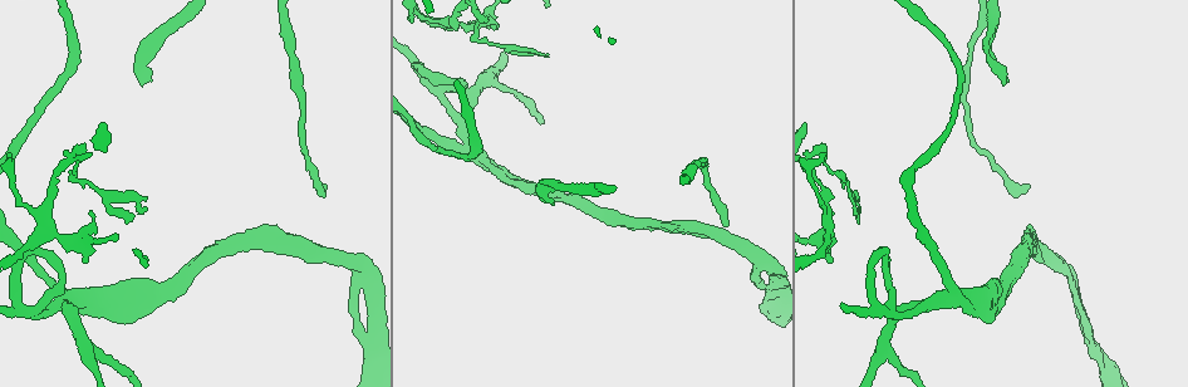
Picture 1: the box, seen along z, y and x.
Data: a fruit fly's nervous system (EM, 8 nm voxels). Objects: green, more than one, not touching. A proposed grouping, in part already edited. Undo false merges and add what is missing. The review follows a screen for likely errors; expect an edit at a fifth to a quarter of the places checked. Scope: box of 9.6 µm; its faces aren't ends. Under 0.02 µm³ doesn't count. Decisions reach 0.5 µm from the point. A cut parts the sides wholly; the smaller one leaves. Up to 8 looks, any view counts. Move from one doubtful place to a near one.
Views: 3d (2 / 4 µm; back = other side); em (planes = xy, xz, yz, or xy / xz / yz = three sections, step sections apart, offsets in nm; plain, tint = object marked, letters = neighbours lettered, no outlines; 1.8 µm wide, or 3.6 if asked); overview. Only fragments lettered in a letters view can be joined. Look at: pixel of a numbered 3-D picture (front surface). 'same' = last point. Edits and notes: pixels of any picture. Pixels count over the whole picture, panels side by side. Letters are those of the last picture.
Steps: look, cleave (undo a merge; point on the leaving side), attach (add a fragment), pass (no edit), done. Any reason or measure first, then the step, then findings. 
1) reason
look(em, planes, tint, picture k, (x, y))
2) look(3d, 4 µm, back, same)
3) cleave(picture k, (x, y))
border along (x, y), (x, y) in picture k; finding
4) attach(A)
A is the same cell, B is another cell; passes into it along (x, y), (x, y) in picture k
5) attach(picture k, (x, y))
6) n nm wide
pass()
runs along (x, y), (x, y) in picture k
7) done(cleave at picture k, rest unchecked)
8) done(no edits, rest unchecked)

arms part here
look(em, planes, tint, picture 1, (992, 295))

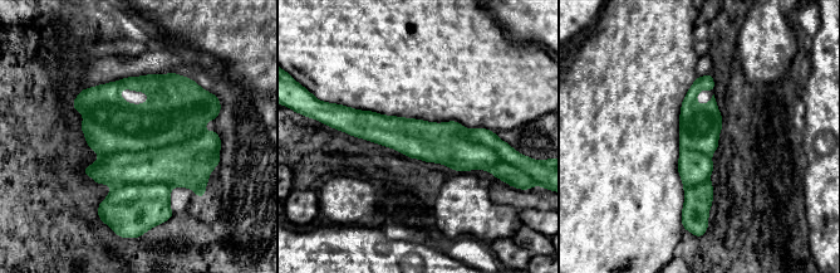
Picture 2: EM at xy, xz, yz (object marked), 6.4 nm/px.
see the neighbours
look(em, planes, letters, same)

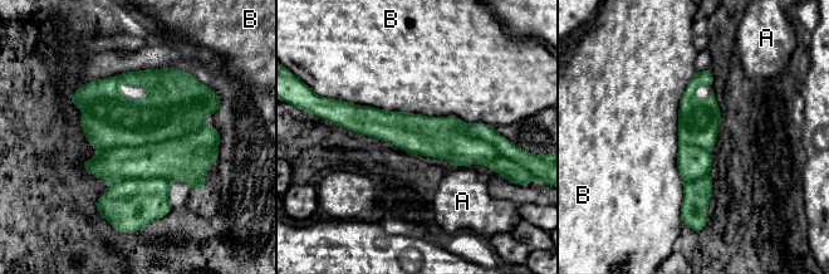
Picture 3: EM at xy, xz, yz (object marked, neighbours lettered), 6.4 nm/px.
B touches over 1000 nm
pass()
A and B are other cells; continuous, no second cell

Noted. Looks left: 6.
arms part here
look(3d, 2 µm, picture 1, (954, 292))

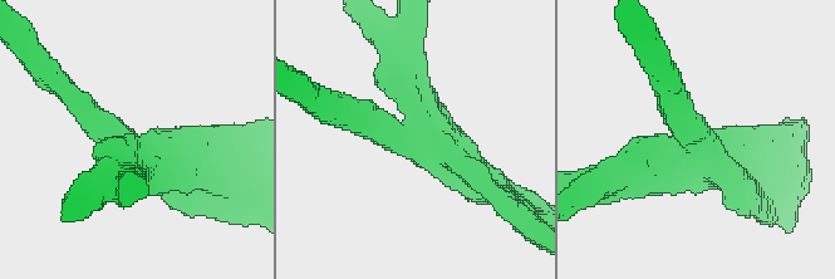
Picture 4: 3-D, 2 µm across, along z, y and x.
3 arms; arms of 220, 220, 220 nm; need the tissue
look(em, planes, tint, picture 4, (141, 149))

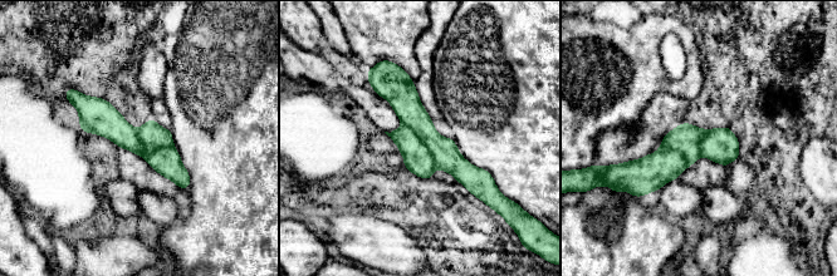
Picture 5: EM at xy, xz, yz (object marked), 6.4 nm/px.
see the neighbours
look(em, planes, letters, same)

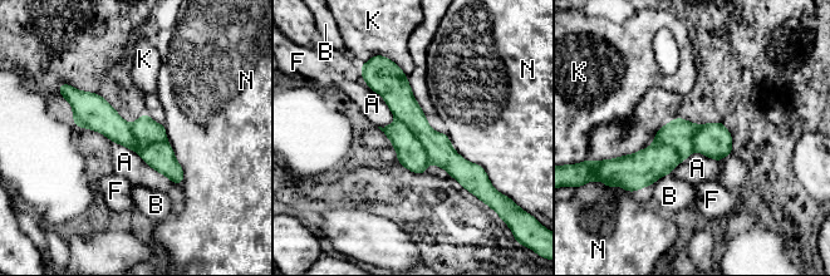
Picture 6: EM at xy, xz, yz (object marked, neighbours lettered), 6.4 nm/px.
pass()
A, B, F, K and N are other cells; runs along (387, 65), (411, 122), (468, 186) in picture 6; one cell here

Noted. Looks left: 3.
four or more arms meet
look(3d, 4 µm, picture 1, (35, 316))

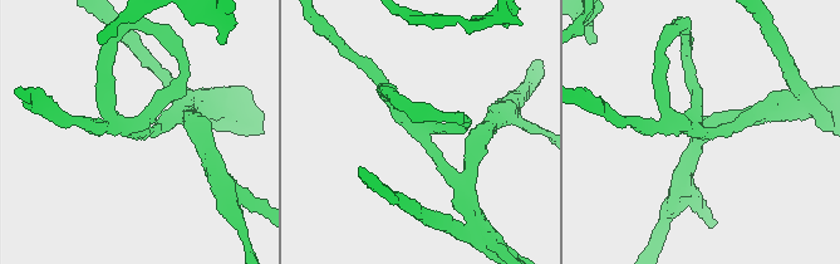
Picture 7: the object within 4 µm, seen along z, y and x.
shape alone is not enough
look(em, 3.6 µm, planes, letters, picture 7, (418, 130))

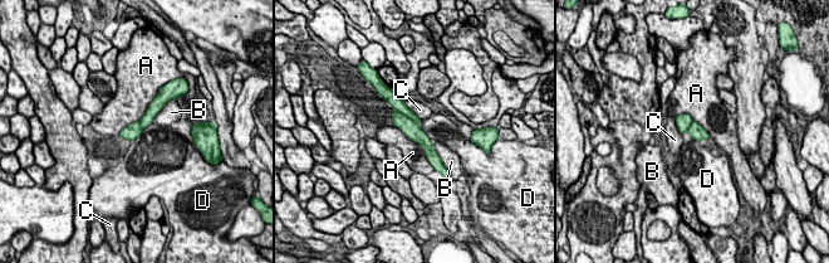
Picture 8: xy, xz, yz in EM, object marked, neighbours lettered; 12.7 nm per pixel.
pass()
A, B, C and D are other cells; border along (153, 121), (132, 141) in picture 8; one cell here

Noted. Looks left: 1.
free end
look(em, planes, letters, picture 1, (544, 201))

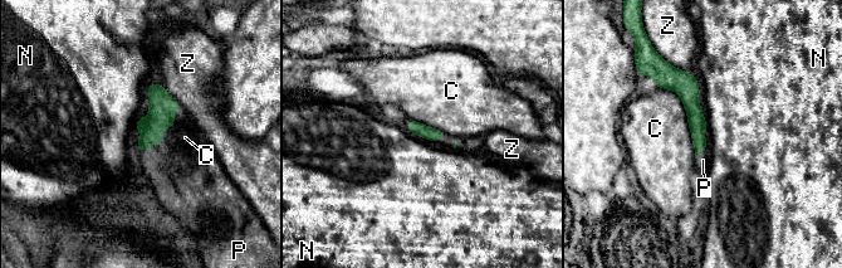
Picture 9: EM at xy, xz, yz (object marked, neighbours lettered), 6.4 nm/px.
80 nm wide
attach(P)
P is the same cell, C, N and Z are other cells; passes into it along (162, 111), (148, 147), (166, 181) in picture 9; the cell continues

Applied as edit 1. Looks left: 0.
done(attach at picture 9, rest unchecked)

